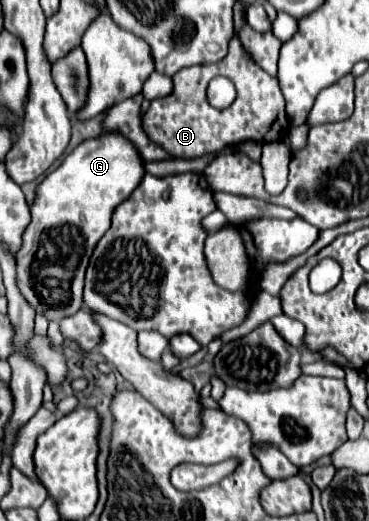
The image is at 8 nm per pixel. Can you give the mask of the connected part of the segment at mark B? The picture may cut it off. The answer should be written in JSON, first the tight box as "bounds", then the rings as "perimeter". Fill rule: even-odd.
{"bounds":[143,37,289,159],"perimeter":[[[237,37],[231,39],[225,59],[213,65],[195,65],[181,69],[173,77],[173,83],[173,93],[169,97],[151,101],[149,111],[143,115],[143,129],[149,139],[161,145],[173,157],[195,159],[203,155],[217,155],[227,145],[239,145],[245,141],[271,143],[281,141],[287,133],[289,119],[277,79],[261,71],[249,59]],[[217,75],[227,77],[237,89],[237,99],[227,109],[215,109],[207,101],[207,85]]]}

